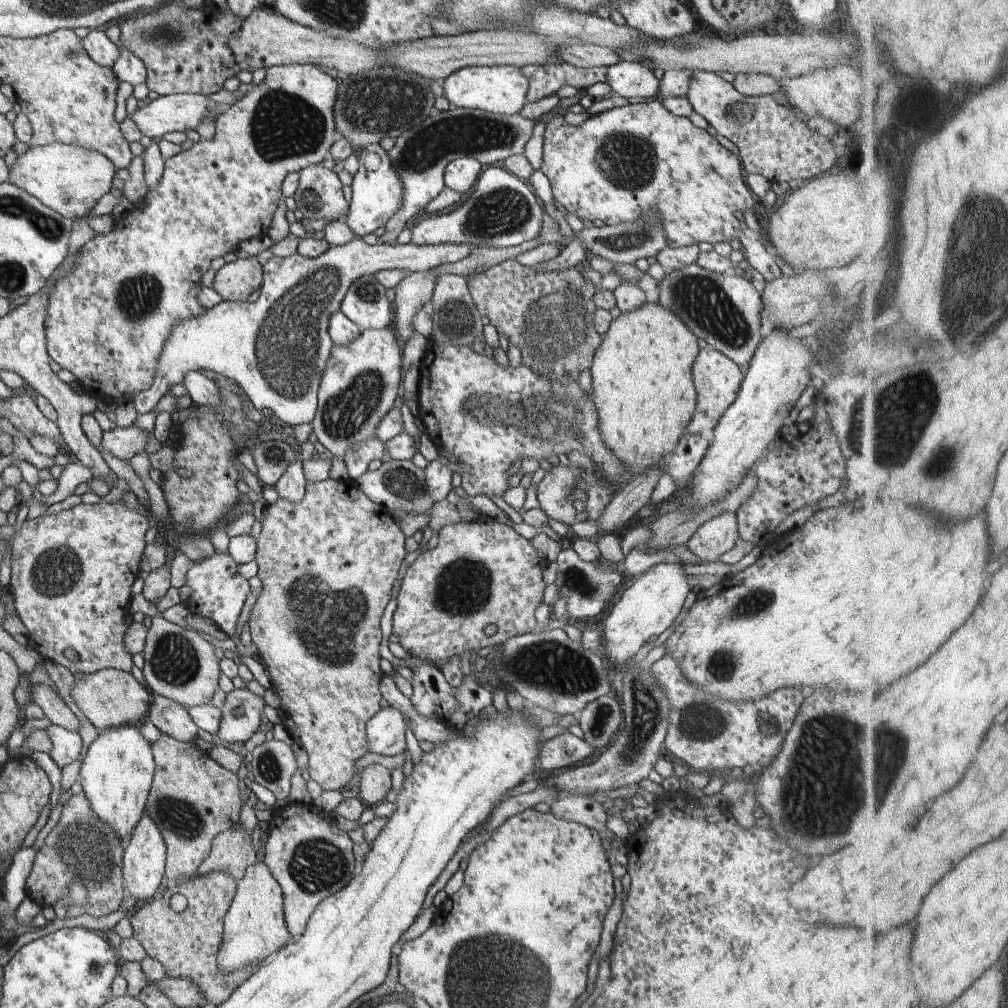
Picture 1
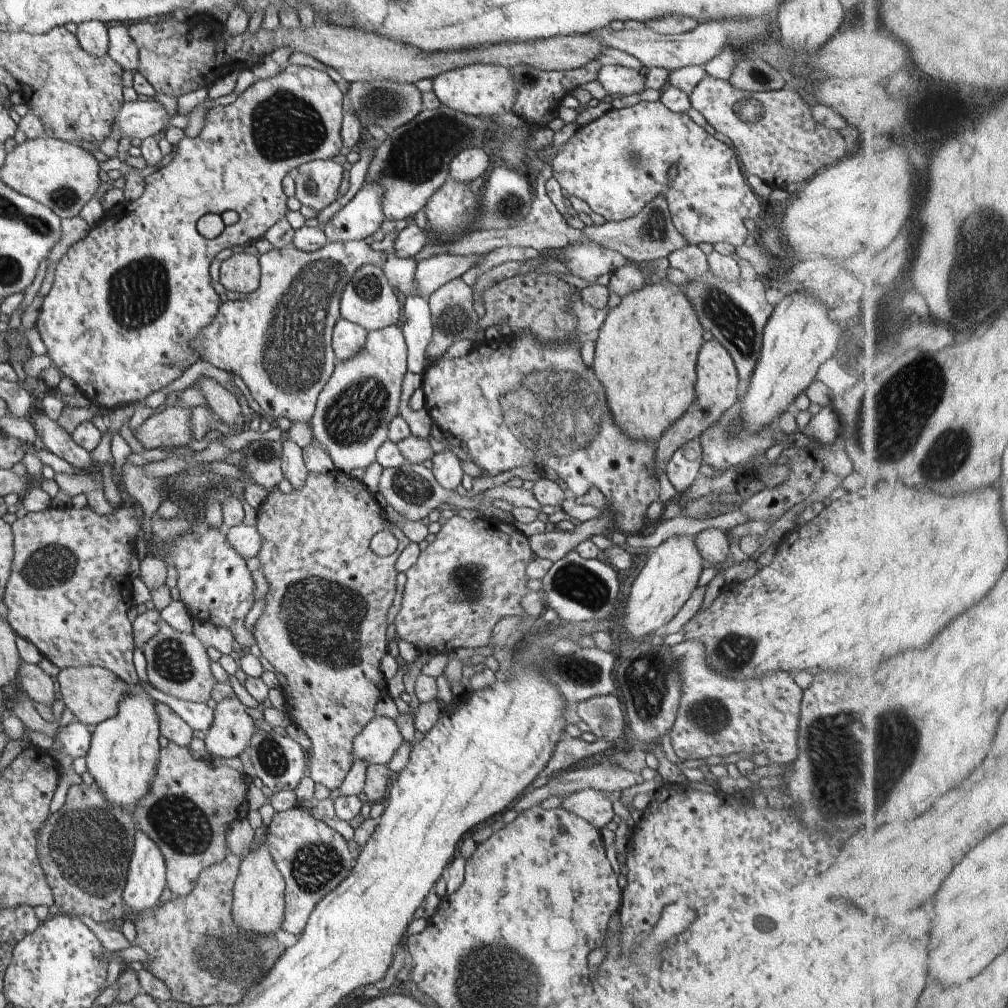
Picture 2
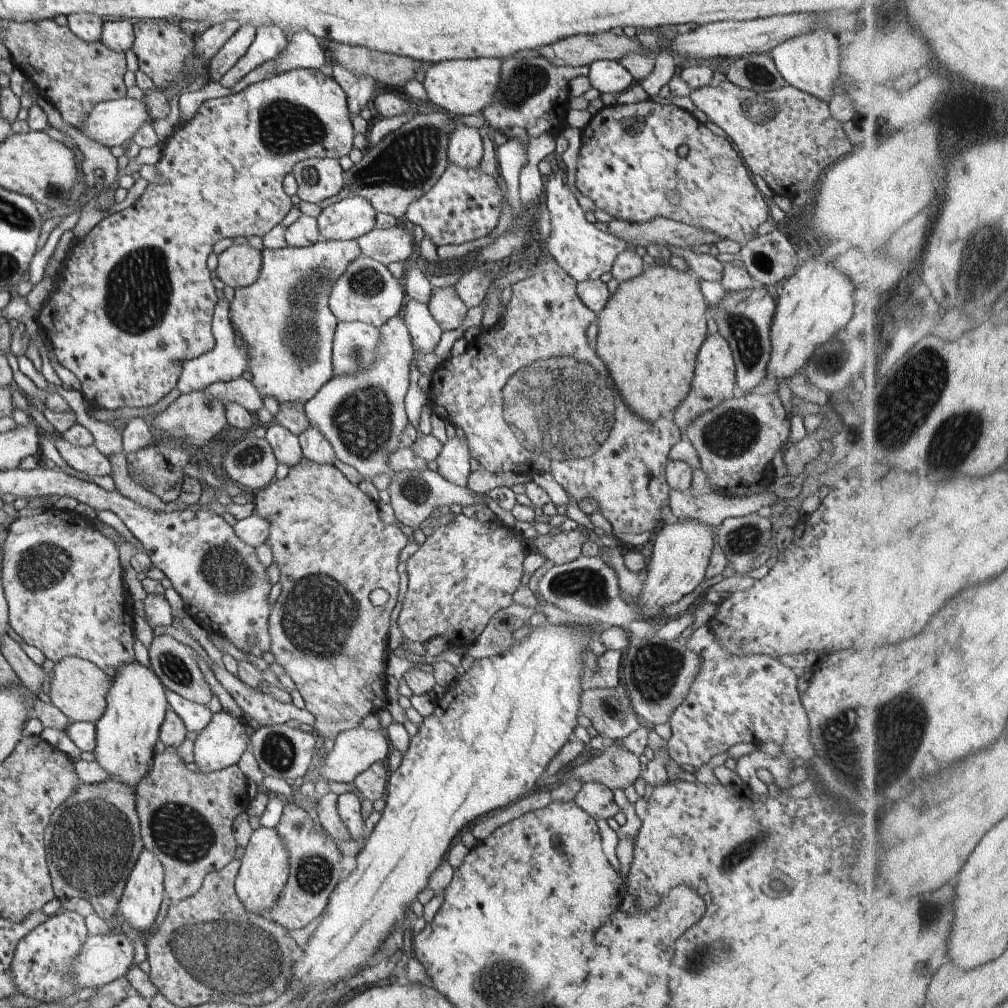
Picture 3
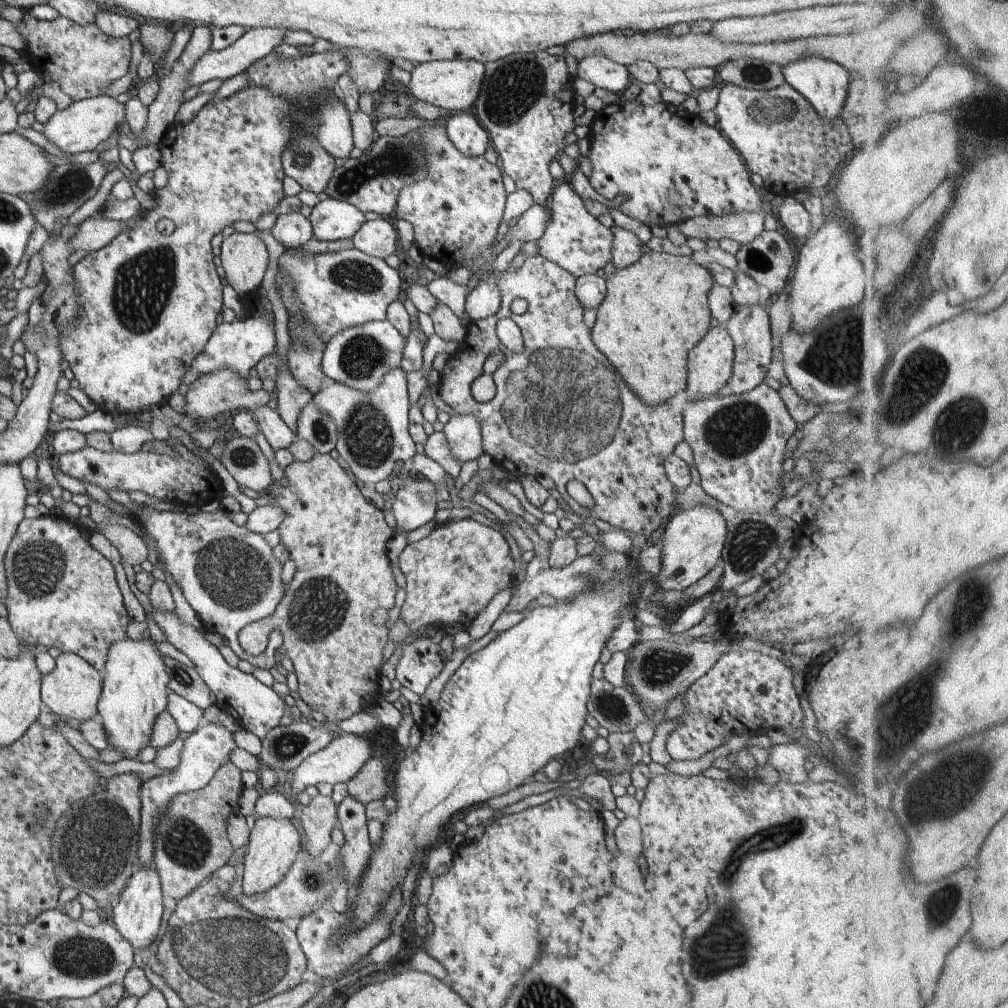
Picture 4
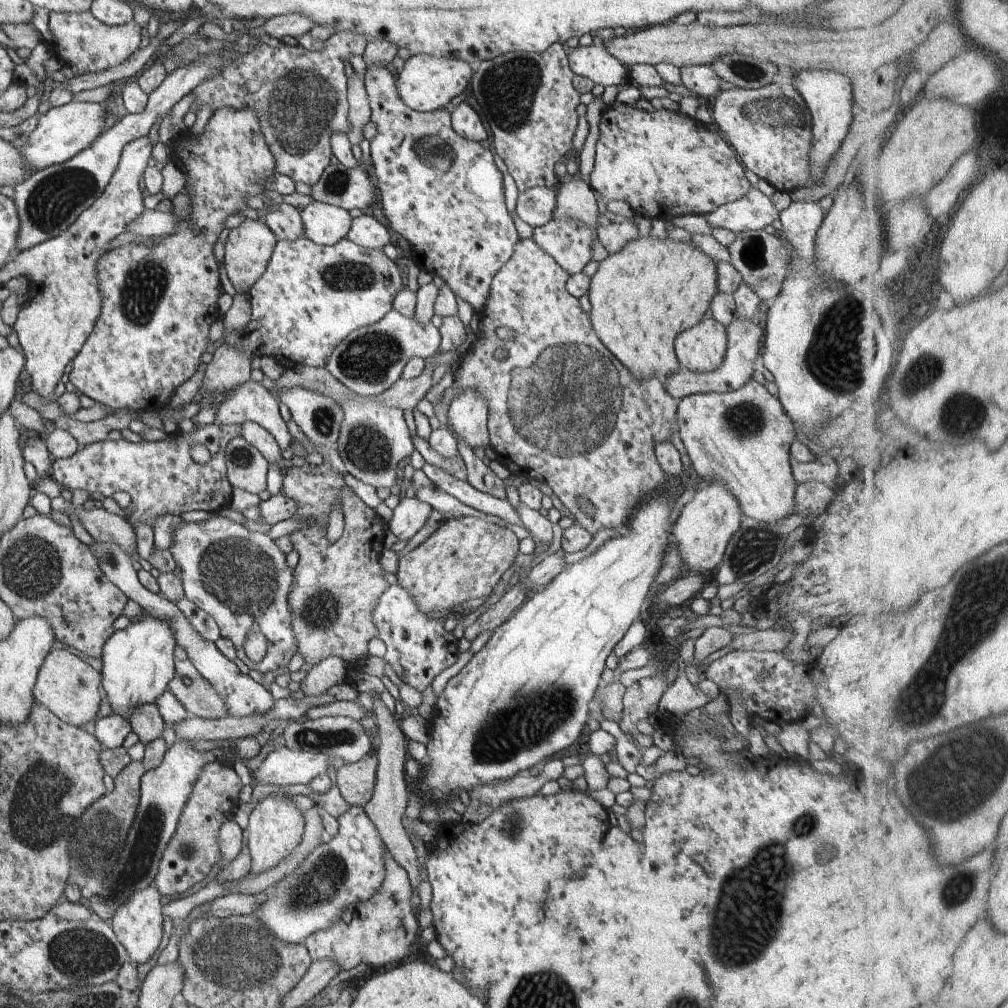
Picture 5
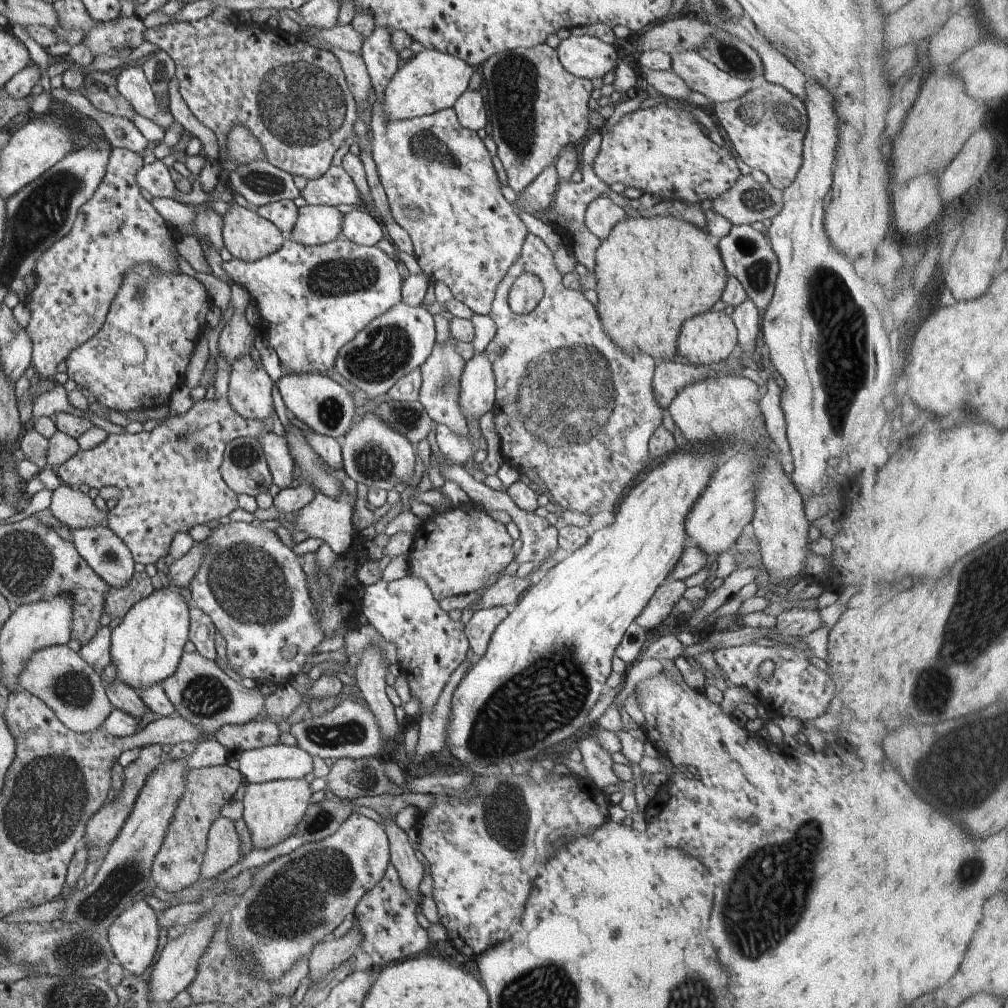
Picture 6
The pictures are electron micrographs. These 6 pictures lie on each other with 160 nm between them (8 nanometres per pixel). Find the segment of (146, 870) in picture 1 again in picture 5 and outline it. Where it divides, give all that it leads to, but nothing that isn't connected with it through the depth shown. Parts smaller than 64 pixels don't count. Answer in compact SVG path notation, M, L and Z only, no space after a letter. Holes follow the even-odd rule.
M151 885L144 890L134 892L128 898L128 902L124 902L124 905L120 906L110 921L110 926L113 928L118 942L124 946L134 965L148 962L159 949L165 919L161 909L162 902L160 902L159 891L155 885Z

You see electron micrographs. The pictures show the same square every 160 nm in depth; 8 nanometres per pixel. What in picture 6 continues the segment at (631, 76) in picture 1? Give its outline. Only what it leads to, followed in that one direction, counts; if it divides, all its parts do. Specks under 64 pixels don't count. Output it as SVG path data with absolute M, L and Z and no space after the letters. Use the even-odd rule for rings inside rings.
M569 36L556 48L560 63L573 76L589 79L604 78L616 69L617 50L594 36Z

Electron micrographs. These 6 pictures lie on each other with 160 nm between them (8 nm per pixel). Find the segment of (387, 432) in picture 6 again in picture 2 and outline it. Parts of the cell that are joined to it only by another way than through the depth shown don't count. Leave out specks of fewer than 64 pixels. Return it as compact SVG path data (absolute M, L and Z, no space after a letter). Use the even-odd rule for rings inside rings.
M397 325L369 331L365 345L345 361L338 361L331 377L318 395L315 413L311 418L314 440L333 460L336 470L350 475L356 468L366 469L377 460L376 451L386 440L389 424L399 415L400 386L407 367L407 344Z

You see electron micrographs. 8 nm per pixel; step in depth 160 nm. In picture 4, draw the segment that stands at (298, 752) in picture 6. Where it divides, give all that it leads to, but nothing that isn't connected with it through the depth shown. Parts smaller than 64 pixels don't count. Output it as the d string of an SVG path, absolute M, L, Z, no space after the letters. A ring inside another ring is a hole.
M342 733L336 740L330 742L329 746L308 756L298 766L298 772L294 772L294 774L298 774L298 790L307 789L321 782L322 784L328 783L331 785L348 783L348 780L354 778L362 769L362 766L371 758L372 750L374 750L372 744L364 736Z

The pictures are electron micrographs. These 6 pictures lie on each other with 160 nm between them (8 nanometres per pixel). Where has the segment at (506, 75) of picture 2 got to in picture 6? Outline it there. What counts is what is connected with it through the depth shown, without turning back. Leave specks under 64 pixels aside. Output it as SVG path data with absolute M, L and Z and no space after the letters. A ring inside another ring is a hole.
M433 49L422 50L392 76L380 100L382 110L388 120L406 120L424 118L440 110L453 108L456 100L469 88L475 69L453 55Z

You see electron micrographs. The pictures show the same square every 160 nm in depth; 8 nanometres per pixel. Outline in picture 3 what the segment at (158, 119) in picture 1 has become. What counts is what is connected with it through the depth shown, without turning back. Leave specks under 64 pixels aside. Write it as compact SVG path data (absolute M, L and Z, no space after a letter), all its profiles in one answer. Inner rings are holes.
M120 98L119 100L101 101L86 114L84 122L80 124L80 128L76 126L82 134L86 134L88 138L104 144L104 146L126 146L127 141L133 139L134 132L140 130L142 124L153 123L154 120L148 114L148 108L144 101L134 100L134 98Z

